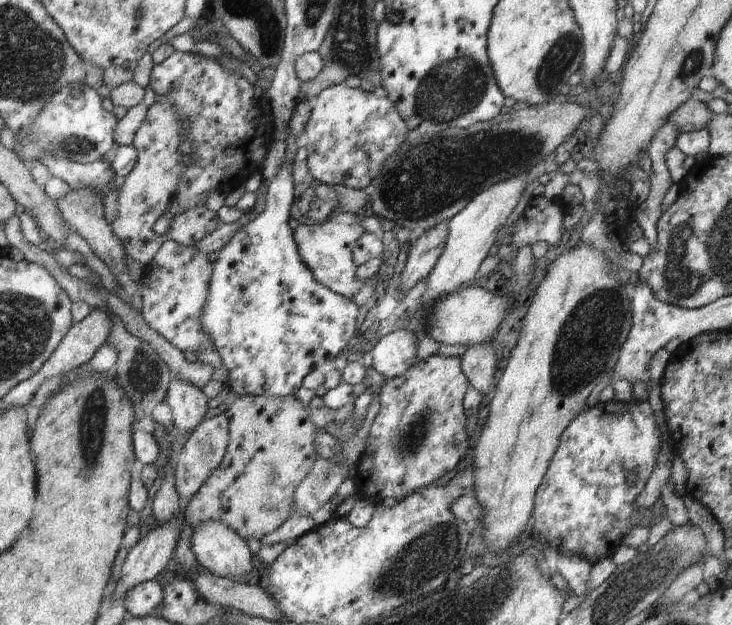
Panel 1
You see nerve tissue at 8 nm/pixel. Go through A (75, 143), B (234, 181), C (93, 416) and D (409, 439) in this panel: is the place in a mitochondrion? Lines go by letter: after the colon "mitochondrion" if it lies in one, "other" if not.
A: mitochondrion
B: other
C: mitochondrion
D: mitochondrion

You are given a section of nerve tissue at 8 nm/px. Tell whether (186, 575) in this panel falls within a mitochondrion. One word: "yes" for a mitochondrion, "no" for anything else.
no

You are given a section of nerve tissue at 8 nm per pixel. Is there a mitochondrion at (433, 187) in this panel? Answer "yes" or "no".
yes

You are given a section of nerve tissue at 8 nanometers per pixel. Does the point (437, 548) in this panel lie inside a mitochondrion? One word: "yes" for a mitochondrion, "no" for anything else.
yes

